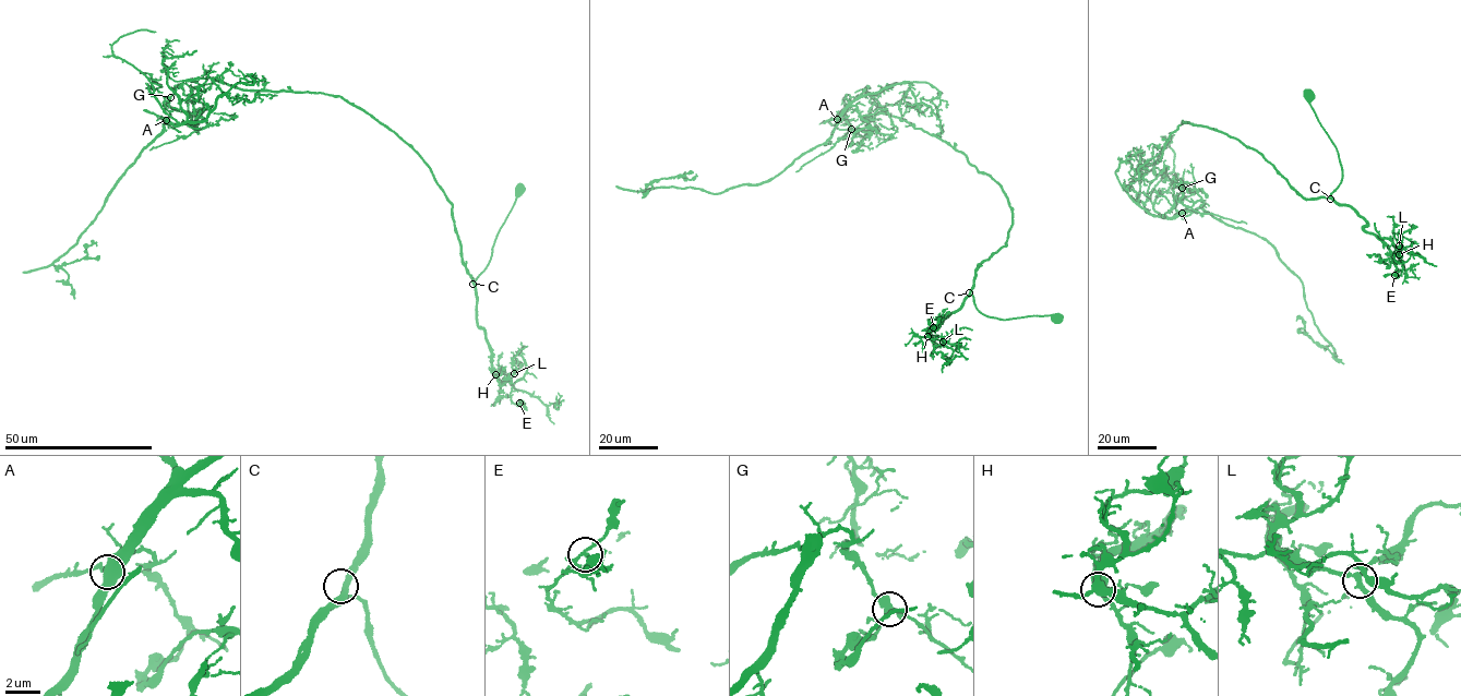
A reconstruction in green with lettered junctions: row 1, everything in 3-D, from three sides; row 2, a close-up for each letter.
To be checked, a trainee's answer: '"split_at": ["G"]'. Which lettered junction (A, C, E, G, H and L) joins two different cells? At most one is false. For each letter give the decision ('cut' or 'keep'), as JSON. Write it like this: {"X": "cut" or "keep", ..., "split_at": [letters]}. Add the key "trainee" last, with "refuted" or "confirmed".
{"A": "keep", "C": "keep", "E": "keep", "G": "cut", "H": "keep", "L": "keep", "split_at": ["G"], "trainee": "confirmed"}

